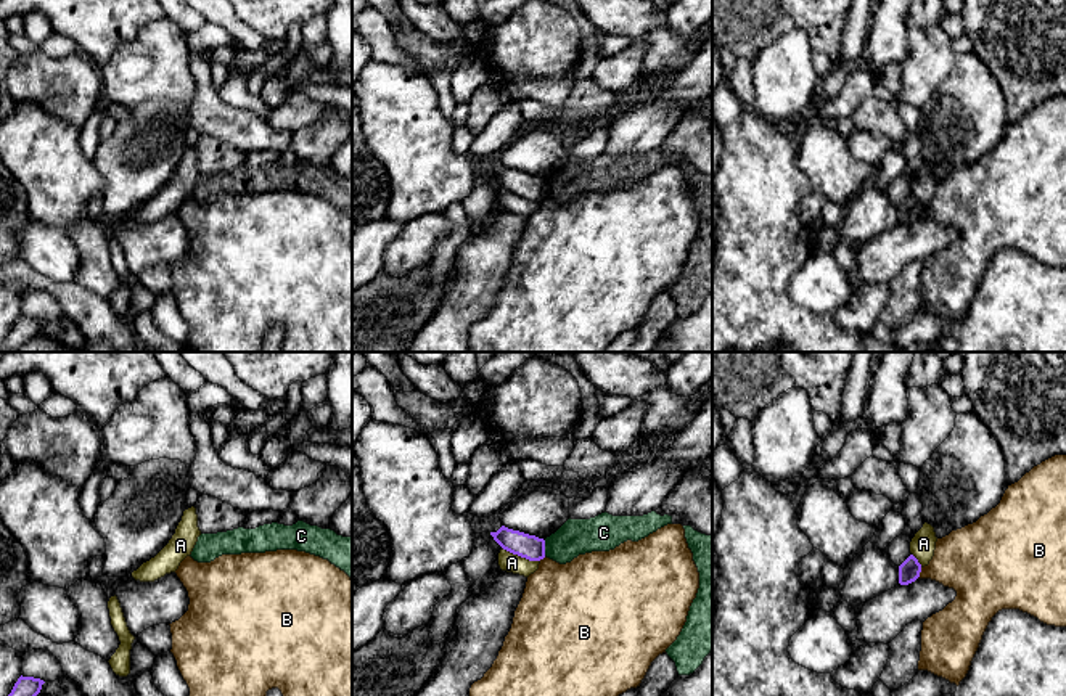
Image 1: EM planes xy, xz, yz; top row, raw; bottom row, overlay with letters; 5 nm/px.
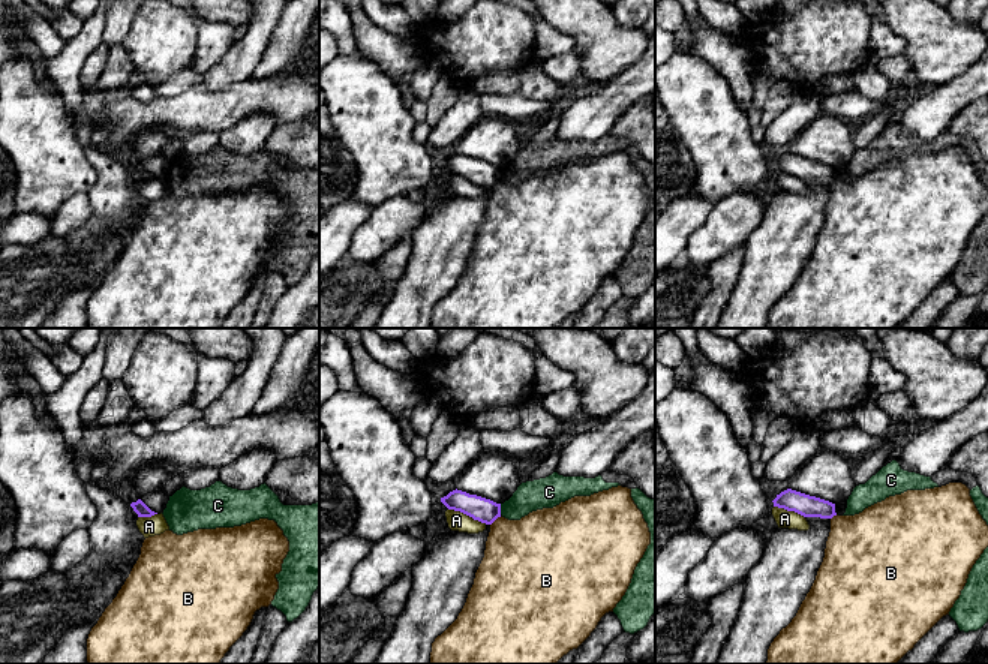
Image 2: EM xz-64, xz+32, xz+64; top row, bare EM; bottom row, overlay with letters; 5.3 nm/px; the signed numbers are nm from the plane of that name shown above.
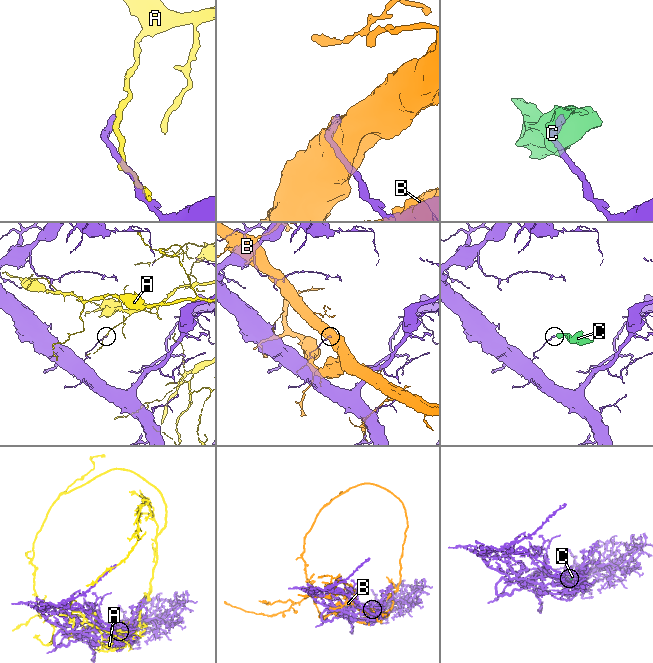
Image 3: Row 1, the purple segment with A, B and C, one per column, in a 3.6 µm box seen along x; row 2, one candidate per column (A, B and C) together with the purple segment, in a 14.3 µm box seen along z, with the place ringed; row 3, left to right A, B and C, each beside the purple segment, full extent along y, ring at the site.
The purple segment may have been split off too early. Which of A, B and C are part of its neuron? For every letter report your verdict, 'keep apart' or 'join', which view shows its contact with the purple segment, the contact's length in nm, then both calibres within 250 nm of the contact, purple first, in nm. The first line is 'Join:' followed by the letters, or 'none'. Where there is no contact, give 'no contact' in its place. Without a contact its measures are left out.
Join: none
A: keep apart | xz | 200 nm | 120/100 nm
B: keep apart | yz | 60 nm | 110/320 nm
C: keep apart | xz | 80 nm | 120/180 nm

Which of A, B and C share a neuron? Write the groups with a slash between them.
A / B / C

